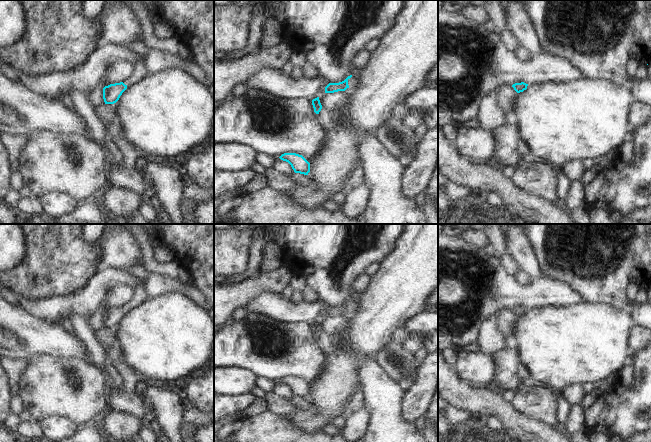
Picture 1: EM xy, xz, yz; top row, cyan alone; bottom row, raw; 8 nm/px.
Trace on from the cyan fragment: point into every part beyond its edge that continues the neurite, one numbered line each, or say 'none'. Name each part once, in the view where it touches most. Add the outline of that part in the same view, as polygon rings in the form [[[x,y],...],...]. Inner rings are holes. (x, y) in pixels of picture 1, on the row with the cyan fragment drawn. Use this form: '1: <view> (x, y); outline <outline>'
1: xz (353, 82); outline [[[351,77],[350,79],[348,79],[348,85],[349,88],[352,90],[355,90],[356,88],[358,88],[358,79],[356,77]]]

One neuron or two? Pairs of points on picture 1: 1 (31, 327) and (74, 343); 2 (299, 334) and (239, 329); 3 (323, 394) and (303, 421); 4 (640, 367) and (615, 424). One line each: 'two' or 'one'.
1: one
2: one
3: one
4: one

